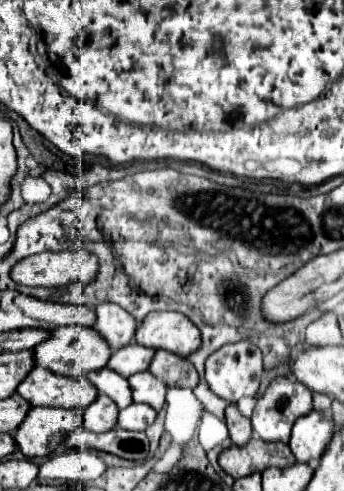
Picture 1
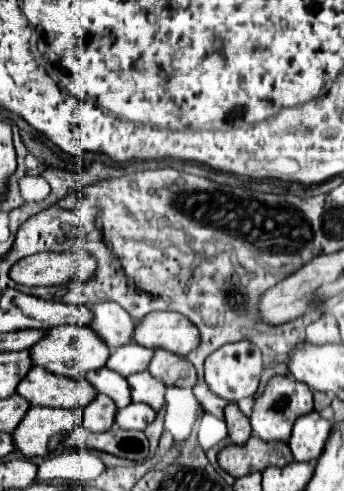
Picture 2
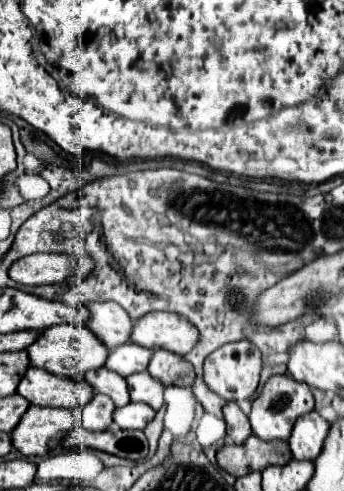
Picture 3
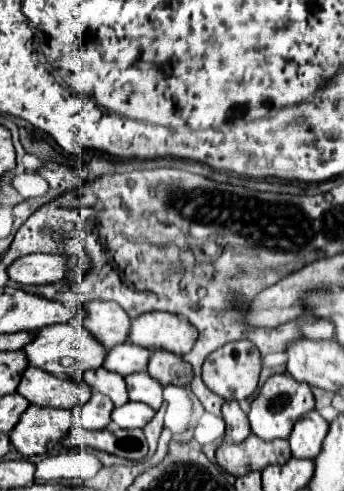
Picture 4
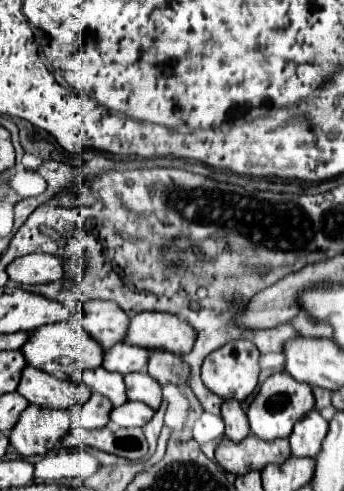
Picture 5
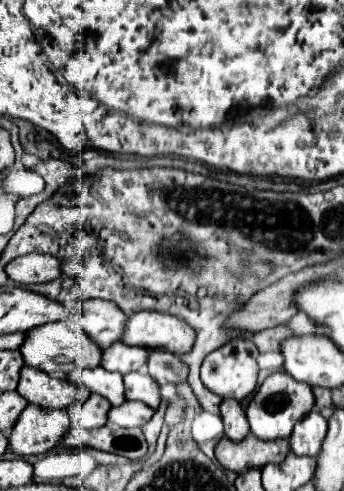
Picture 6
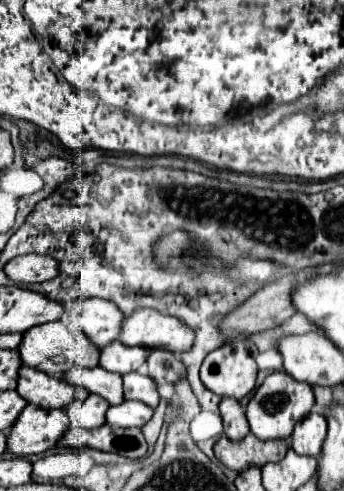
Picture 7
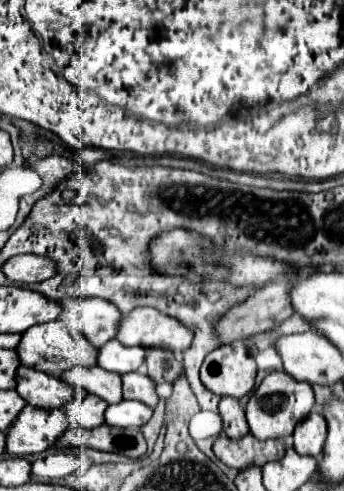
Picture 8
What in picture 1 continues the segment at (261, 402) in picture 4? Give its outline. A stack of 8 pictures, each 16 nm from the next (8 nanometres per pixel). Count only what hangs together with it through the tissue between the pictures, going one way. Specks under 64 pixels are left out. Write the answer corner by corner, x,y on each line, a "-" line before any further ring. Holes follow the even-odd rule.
276,378
264,392
264,396
258,400
254,414
252,414
252,428
258,438
264,442
288,442
290,440
290,430
292,424
300,418
306,416
312,410
312,392
300,384
292,382
290,378

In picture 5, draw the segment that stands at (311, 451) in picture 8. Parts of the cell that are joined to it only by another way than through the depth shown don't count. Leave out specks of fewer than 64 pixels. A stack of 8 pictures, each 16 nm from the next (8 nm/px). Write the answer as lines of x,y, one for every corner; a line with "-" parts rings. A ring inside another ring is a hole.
312,410
308,416
304,416
304,420
298,420
296,428
292,430
292,454
300,458
316,458
322,448
322,440
326,438
326,432
328,422
316,410

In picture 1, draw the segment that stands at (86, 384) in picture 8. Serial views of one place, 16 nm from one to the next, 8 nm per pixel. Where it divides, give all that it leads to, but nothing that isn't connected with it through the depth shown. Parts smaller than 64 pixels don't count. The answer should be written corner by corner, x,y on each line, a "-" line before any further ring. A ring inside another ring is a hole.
102,368
102,370
90,372
88,380
98,388
100,394
110,396
118,404
118,408
126,408
128,404
132,404
132,390
128,380
116,374
114,370

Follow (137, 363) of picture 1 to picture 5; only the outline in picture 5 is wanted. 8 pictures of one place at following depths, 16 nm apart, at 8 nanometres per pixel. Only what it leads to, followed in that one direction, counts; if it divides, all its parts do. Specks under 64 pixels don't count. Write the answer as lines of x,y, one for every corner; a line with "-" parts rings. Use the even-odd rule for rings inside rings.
116,344
110,350
106,350
102,366
106,370
126,376
130,372
140,372
148,364
148,356
150,352
146,348
132,344

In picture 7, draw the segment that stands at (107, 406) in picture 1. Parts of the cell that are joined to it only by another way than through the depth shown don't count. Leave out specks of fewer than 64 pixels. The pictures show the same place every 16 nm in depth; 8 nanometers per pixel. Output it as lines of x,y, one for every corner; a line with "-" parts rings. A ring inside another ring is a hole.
90,394
88,400
74,400
72,404
68,404
66,412
82,428
96,428
96,426
104,426
106,424
104,412
108,408
110,408
110,404
106,404
106,400
102,396

